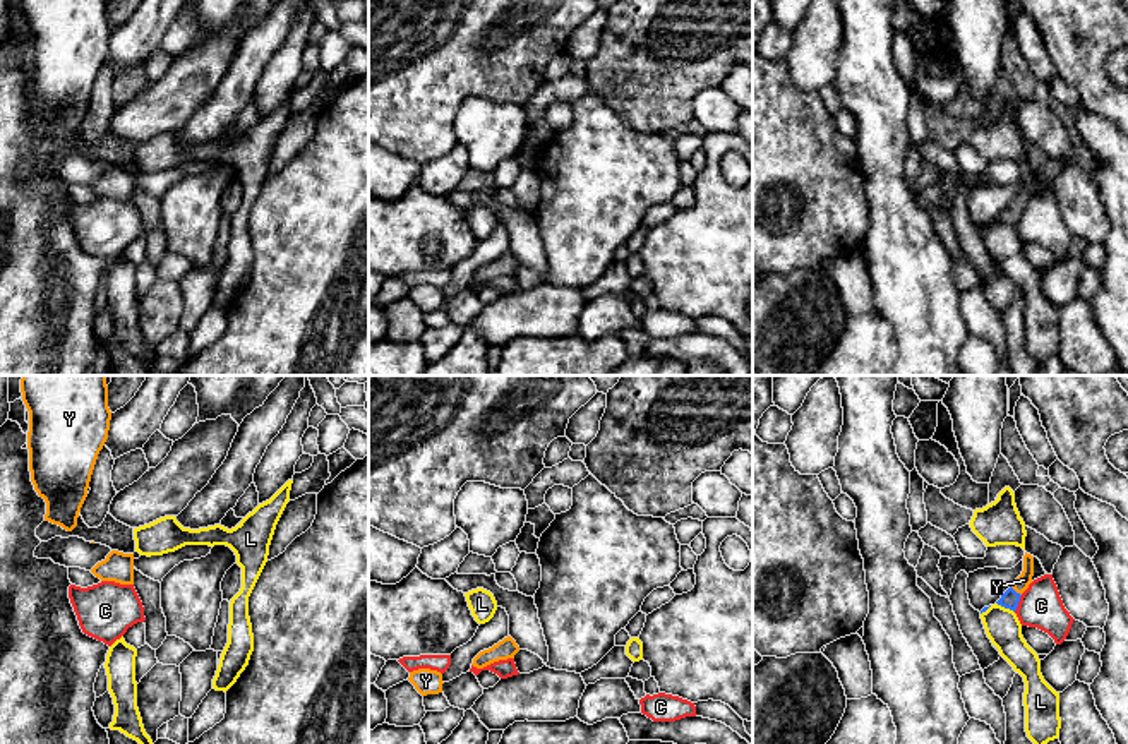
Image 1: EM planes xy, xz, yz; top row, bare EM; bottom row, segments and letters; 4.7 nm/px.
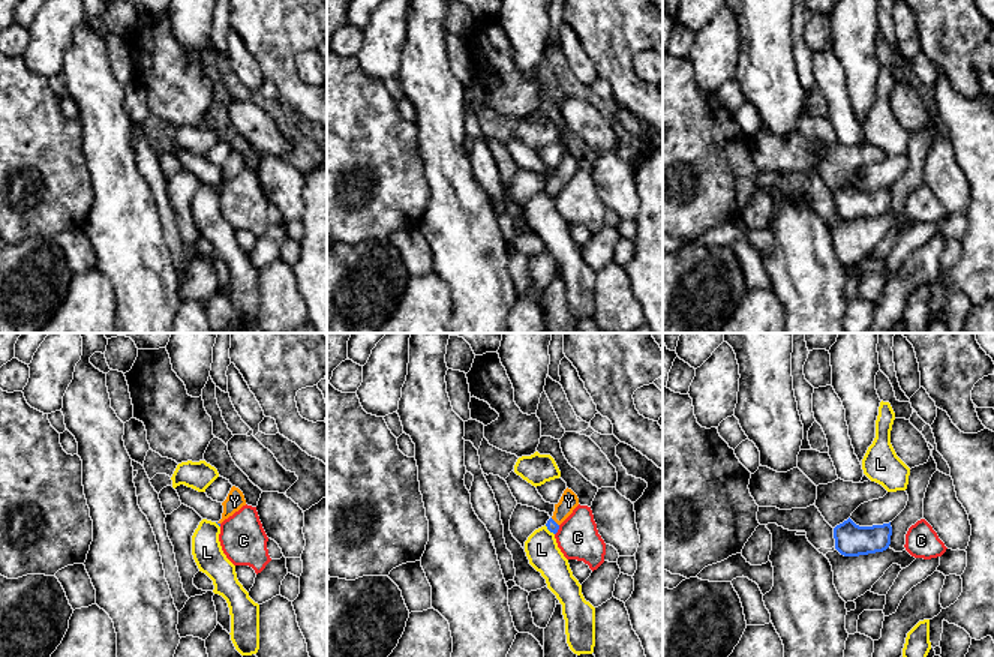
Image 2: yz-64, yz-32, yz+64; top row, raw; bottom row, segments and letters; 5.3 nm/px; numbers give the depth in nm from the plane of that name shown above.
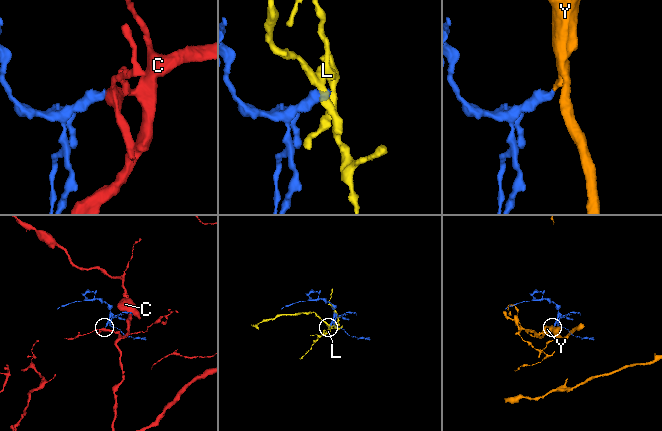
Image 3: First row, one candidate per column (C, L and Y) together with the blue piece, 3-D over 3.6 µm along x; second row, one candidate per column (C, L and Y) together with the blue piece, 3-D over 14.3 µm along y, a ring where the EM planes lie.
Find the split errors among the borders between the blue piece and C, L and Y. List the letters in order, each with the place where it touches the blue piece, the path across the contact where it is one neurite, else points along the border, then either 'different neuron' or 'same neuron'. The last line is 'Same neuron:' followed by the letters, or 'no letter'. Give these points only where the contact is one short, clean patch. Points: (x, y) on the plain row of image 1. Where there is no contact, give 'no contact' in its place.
C: contact yz (1017, 220); different neuron
L: contact yz (1005, 223); border yz (996, 218), (1014, 228); different neuron
Y: contact yz (1014, 206); way yz (1010, 215), (1014, 206), (1024, 196); same neuron
Same neuron: Y

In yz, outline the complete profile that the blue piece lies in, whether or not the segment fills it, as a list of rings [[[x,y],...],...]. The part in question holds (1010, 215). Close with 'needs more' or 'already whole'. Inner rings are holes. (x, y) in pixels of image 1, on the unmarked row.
[[[1025,168],[1022,190],[1013,197],[1013,201],[1001,211],[1001,214],[996,219],[1015,228],[1022,209],[1032,199],[1032,192],[1034,192],[1034,173]]]; needs more

